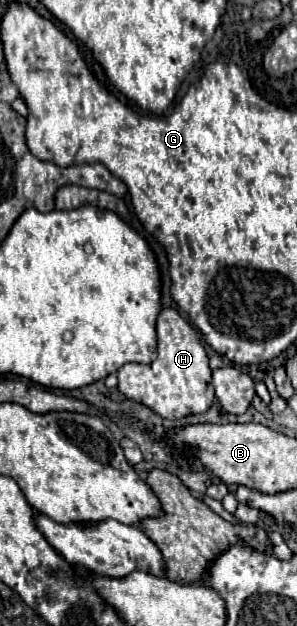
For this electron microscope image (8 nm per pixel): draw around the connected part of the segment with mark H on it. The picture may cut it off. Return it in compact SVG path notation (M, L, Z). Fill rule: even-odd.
M164 308L156 322L158 332L158 358L150 366L152 376L130 376L130 364L118 370L118 390L152 408L156 414L168 420L180 420L190 414L206 412L214 402L214 386L212 386L212 372L208 366L208 354L198 338L196 330L174 310Z

